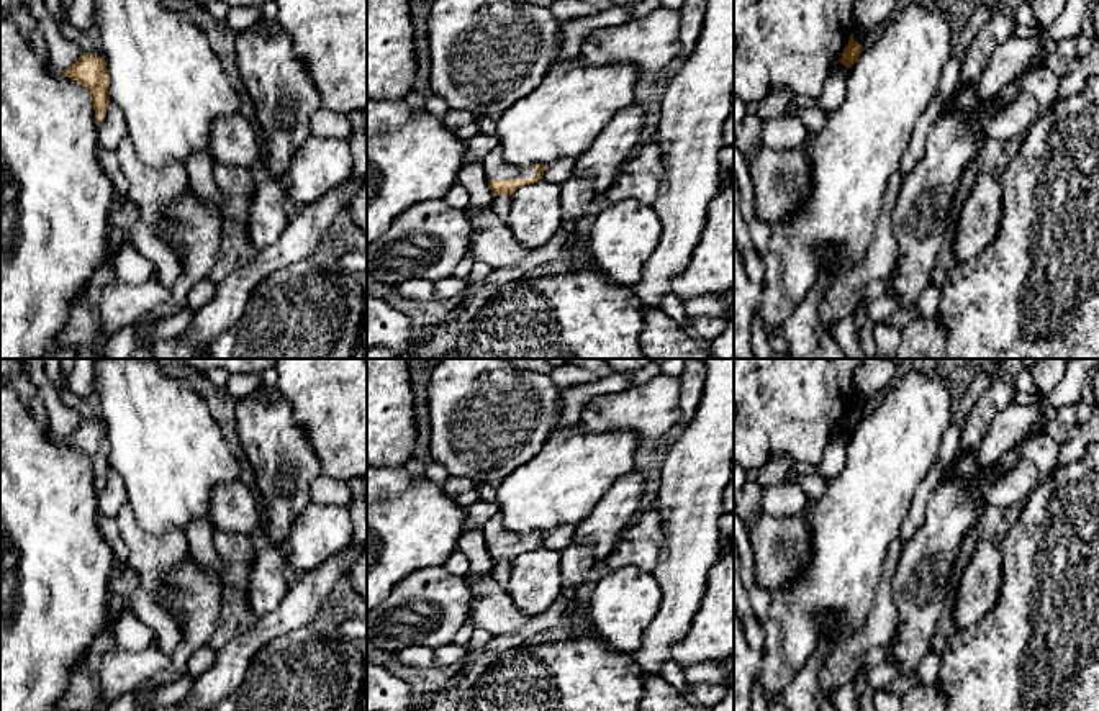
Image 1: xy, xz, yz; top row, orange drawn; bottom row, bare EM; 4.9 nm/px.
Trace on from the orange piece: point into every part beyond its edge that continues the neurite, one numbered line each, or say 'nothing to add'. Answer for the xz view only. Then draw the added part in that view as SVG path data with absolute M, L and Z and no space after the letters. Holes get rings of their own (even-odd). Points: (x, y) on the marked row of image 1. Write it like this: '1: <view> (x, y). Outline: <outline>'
1: xz (497, 167). Outline: M500 149L491 151L485 159L486 180L508 180L508 179L531 179L539 174L532 167L513 167L504 159Z

